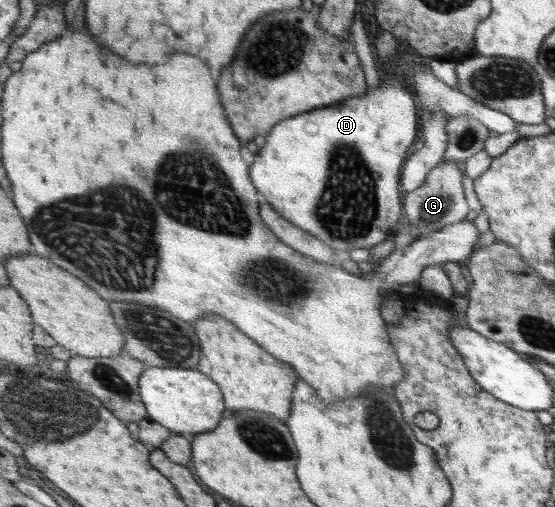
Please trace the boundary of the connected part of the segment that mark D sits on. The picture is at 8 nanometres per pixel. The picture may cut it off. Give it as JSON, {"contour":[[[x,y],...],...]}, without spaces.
{"contour":[[[389,74],[385,80],[381,81],[377,89],[367,91],[363,95],[349,98],[345,102],[341,102],[329,108],[311,110],[304,114],[280,121],[273,126],[270,135],[266,136],[266,144],[259,148],[259,152],[253,155],[253,171],[249,171],[249,175],[253,177],[253,183],[257,189],[265,195],[265,199],[280,213],[286,220],[289,220],[297,227],[304,228],[305,231],[311,232],[318,236],[329,247],[339,251],[351,251],[352,249],[371,249],[378,243],[383,243],[387,239],[387,235],[393,231],[393,227],[397,225],[399,217],[401,217],[401,201],[399,201],[399,173],[401,173],[401,165],[405,159],[407,149],[413,145],[415,135],[417,135],[417,115],[415,115],[415,99],[411,95],[409,83],[405,79],[405,75]]]}

